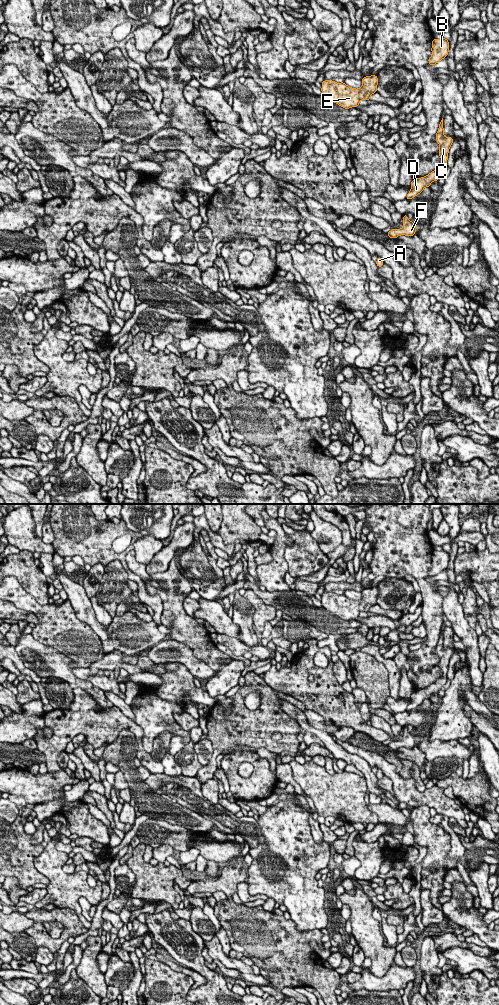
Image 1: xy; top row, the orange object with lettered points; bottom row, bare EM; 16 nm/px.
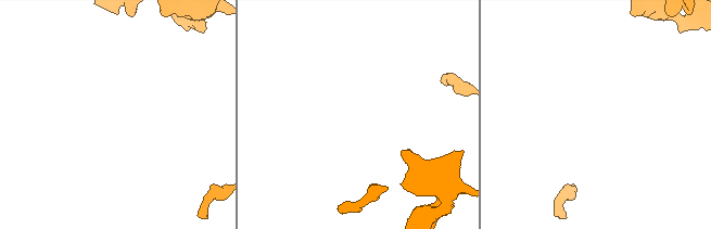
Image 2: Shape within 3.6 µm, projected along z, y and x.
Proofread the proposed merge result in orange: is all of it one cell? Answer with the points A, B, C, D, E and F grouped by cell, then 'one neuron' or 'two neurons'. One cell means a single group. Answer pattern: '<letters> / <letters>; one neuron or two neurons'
A B C D E F; one neuron

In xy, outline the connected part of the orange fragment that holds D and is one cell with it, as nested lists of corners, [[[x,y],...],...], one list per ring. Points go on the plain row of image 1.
[[[443,630],[440,633],[439,640],[436,645],[436,652],[440,658],[439,668],[442,672],[442,676],[439,679],[437,679],[433,684],[429,685],[427,688],[414,691],[411,694],[411,702],[406,708],[406,711],[408,712],[422,705],[425,699],[430,699],[430,696],[433,693],[437,693],[445,685],[447,681],[448,665],[450,658],[453,655],[453,650],[444,648]]]

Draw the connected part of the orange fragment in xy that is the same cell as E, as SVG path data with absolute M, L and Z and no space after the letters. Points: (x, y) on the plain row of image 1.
M376 587L363 589L361 593L362 599L355 601L344 594L324 592L321 595L322 607L345 621L357 619L361 612L369 613L370 608L377 604L378 589Z

